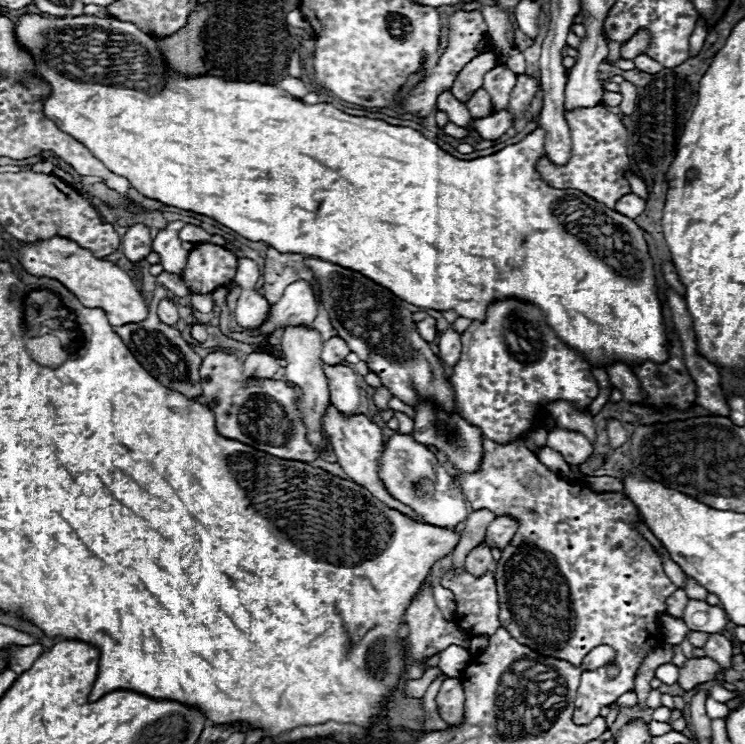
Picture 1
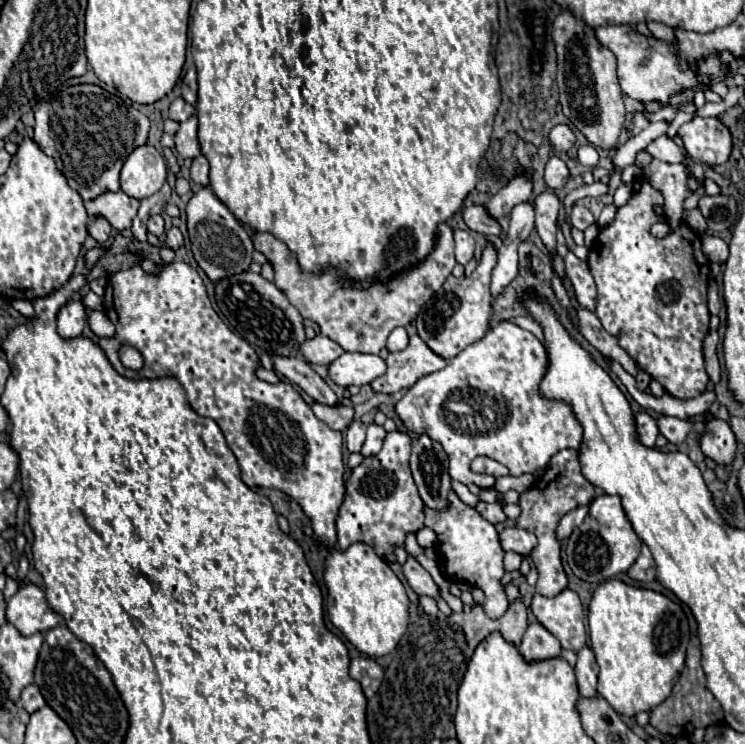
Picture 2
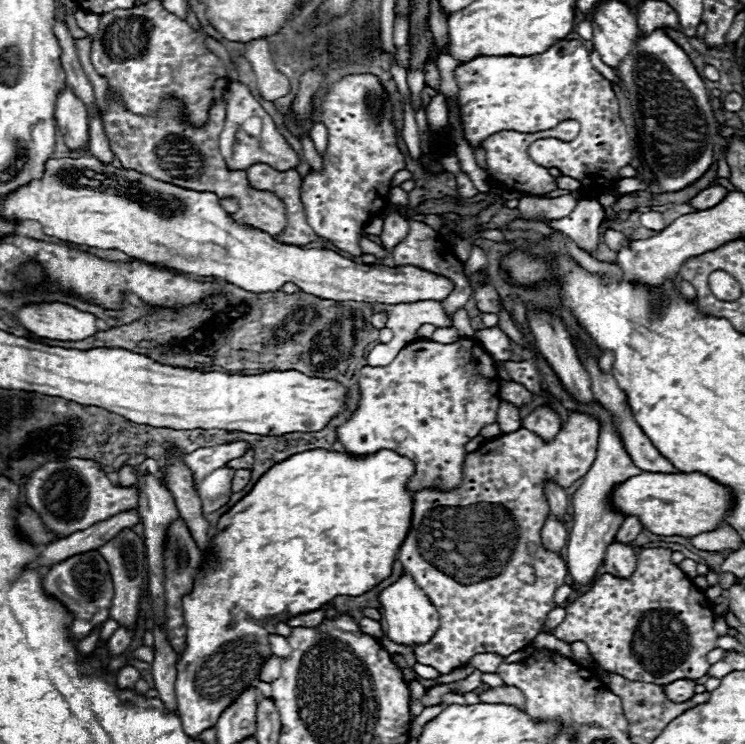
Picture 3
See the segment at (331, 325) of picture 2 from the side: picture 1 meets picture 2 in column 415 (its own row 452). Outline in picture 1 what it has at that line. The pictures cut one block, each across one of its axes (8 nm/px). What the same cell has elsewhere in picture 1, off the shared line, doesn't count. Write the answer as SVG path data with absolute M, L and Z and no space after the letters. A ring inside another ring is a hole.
M210 352L202 358L198 368L202 402L214 412L218 434L250 444L286 460L314 462L318 450L310 444L308 428L296 408L296 392L282 380L258 378L242 382L242 360L234 352Z

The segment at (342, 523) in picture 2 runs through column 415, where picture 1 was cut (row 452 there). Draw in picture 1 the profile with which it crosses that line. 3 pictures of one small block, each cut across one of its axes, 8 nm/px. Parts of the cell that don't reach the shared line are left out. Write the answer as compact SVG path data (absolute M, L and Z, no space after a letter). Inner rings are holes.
M484 436L482 440L482 448L484 448L484 458L480 462L480 468L478 472L472 472L472 474L466 474L462 470L458 470L458 482L460 482L460 490L468 502L468 506L472 510L490 510L496 518L498 516L512 516L516 522L518 522L518 530L516 530L516 552L506 552L502 554L502 558L498 560L496 564L496 586L498 586L498 596L500 596L500 626L506 628L510 632L510 636L514 636L520 644L528 646L528 648L534 648L534 652L542 654L542 656L550 656L550 658L558 658L558 660L566 660L570 662L572 666L580 666L582 658L588 654L588 650L600 646L600 644L608 644L616 650L616 664L618 664L618 676L610 678L608 676L608 670L588 670L588 672L582 672L580 674L580 686L578 686L578 694L576 694L576 704L574 704L574 714L572 714L572 722L582 726L582 724L590 724L604 706L612 704L618 696L622 696L624 692L630 692L634 690L634 682L636 682L636 674L644 662L644 658L656 650L656 648L662 648L662 644L666 642L664 640L664 634L660 632L660 614L668 612L666 604L664 604L664 598L668 598L672 592L676 592L676 586L668 580L664 568L662 568L662 562L658 558L658 554L652 550L652 546L646 542L646 538L636 530L636 522L640 522L640 516L636 514L636 508L632 506L630 500L626 500L622 494L616 494L616 492L594 492L590 490L588 486L580 484L580 482L572 482L572 480L566 480L564 476L548 470L538 458L536 454L532 454L522 440L516 440L516 442L508 442L508 444L498 444L490 438Z

